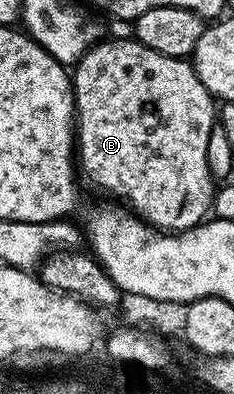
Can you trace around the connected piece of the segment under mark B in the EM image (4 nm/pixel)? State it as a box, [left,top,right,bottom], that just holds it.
[72,37,216,233]

